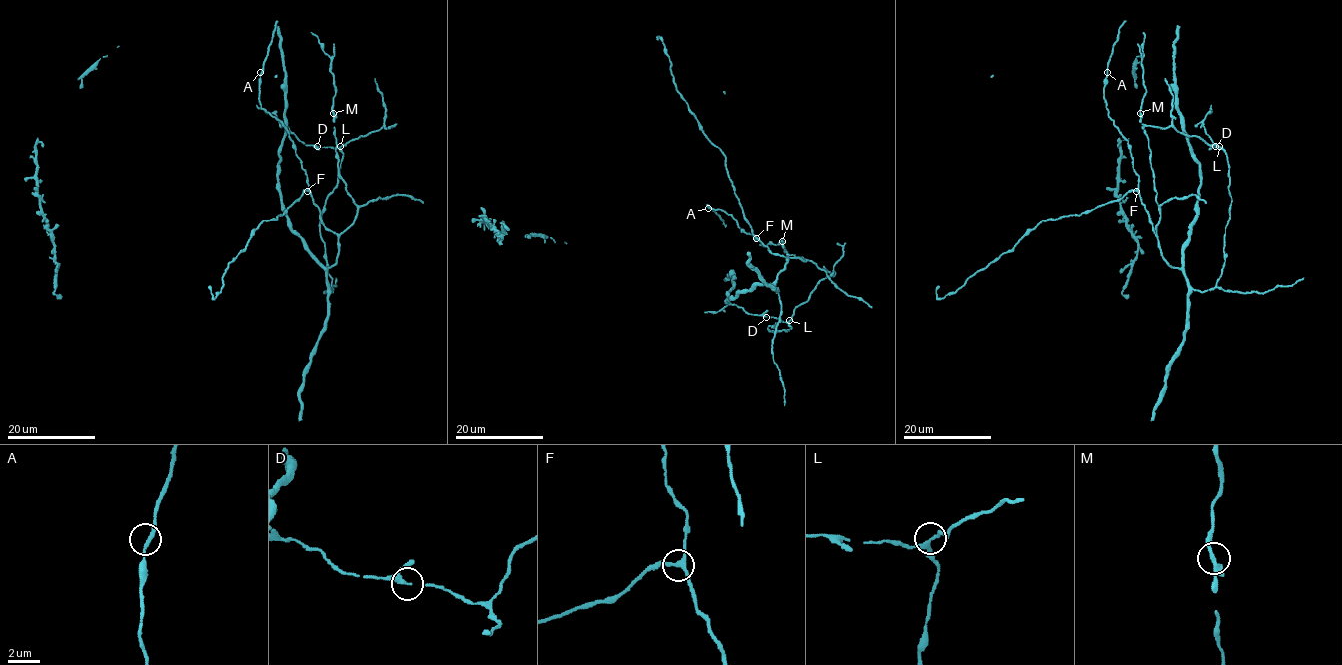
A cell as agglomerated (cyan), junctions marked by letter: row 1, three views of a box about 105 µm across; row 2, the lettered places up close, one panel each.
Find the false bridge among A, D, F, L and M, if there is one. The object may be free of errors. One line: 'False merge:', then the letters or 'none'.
False merge: none

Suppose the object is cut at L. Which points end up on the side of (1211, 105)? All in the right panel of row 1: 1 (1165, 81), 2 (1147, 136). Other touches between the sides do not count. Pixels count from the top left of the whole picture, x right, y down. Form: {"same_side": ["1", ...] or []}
{"same_side": ["2"]}

